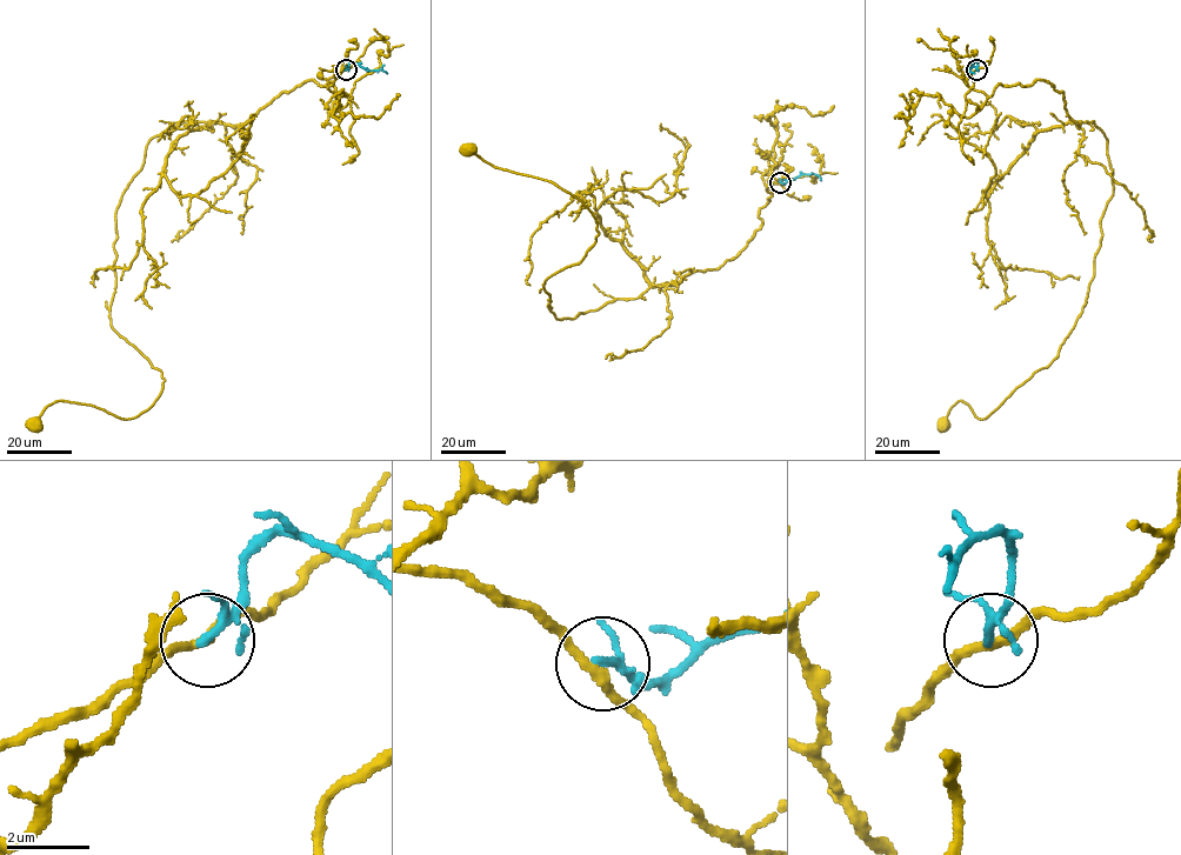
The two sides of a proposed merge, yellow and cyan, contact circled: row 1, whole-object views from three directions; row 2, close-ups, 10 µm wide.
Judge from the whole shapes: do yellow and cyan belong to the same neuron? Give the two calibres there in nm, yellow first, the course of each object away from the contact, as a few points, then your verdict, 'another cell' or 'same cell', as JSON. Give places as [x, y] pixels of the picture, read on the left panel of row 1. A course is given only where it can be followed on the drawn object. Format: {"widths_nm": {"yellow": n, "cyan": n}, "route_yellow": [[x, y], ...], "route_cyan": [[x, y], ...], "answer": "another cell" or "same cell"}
{"widths_nm": {"yellow": 220, "cyan": 150}, "route_yellow": [[346, 69], [338, 97], [306, 80], [242, 124], [151, 139], [109, 318], [162, 392], [34, 425]], "route_cyan": [[346, 69], [353, 61], [368, 71], [387, 73]], "answer": "another cell"}

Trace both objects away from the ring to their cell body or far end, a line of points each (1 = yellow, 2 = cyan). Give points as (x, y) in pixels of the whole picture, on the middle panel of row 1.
1: (780, 182), (762, 173), (762, 225), (719, 267), (558, 319), (545, 281), (582, 259), (596, 219), (468, 149)
2: (780, 182), (814, 173), (821, 180)

